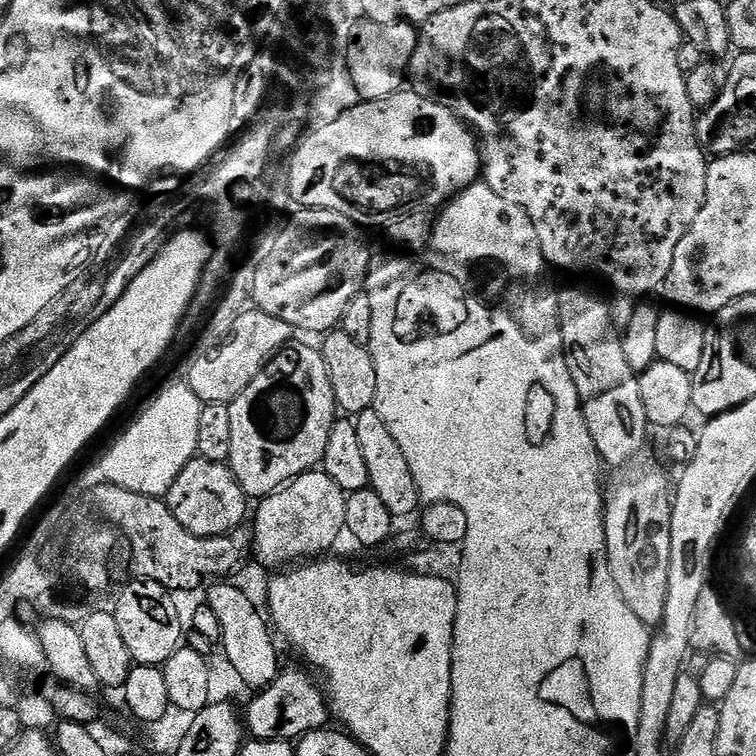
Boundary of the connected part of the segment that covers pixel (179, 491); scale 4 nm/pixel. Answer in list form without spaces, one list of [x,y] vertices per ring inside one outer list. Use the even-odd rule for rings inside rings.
[[[193,458],[174,478],[166,501],[171,514],[196,536],[226,536],[245,523],[244,515],[249,515],[250,500],[245,496],[242,486],[236,480],[228,464],[219,464],[209,460]],[[249,504],[249,508],[248,508]]]

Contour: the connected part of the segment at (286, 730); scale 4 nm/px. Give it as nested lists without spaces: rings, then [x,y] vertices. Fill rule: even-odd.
[[[285,667],[273,684],[253,695],[256,697],[248,704],[248,716],[246,712],[246,728],[252,740],[295,742],[315,728],[329,723],[330,712],[321,685],[303,667],[300,668]]]

